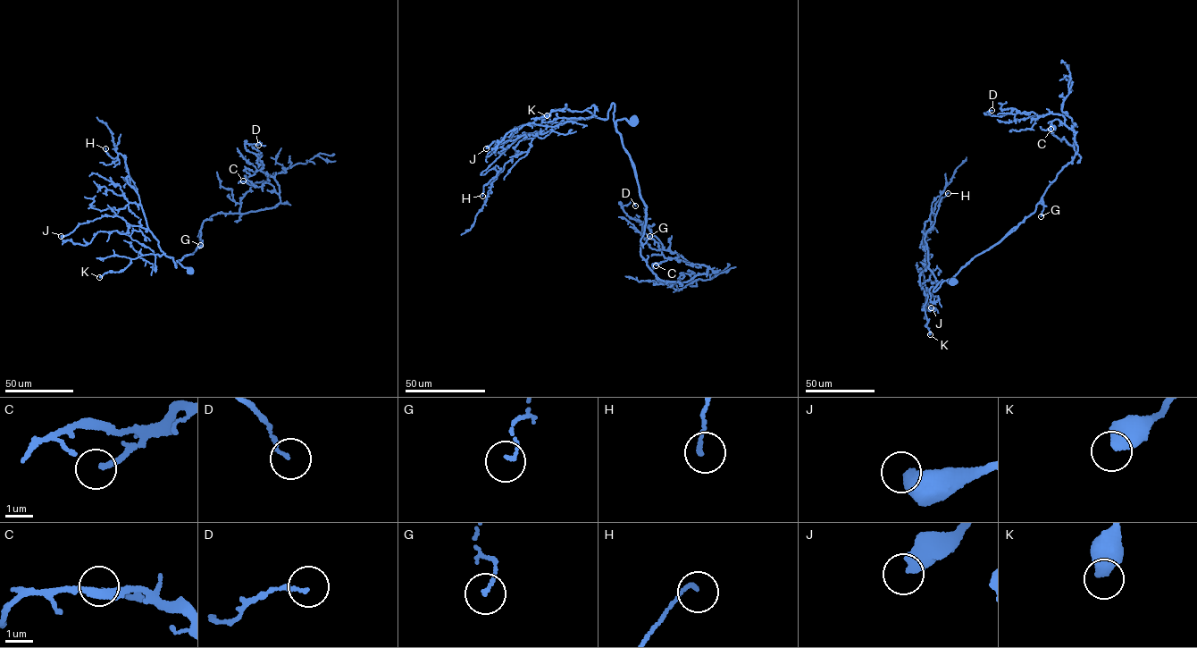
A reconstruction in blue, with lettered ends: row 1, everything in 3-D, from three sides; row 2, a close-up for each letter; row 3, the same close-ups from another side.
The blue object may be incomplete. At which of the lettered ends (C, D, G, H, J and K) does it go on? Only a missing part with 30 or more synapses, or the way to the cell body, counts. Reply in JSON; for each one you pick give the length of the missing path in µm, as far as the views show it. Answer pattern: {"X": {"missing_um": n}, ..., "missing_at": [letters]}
{"missing_at": []}

